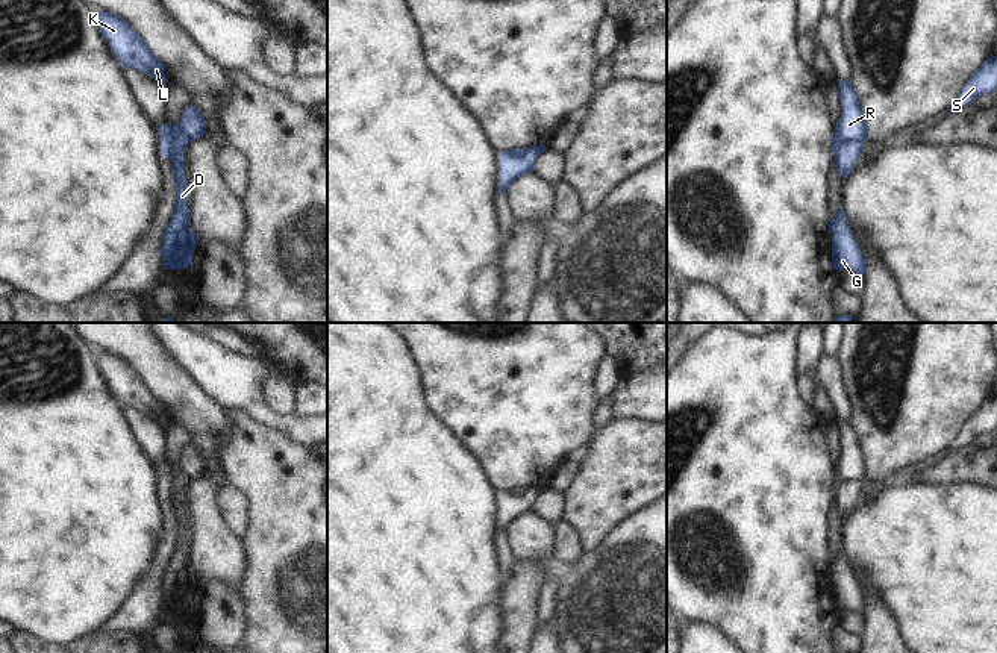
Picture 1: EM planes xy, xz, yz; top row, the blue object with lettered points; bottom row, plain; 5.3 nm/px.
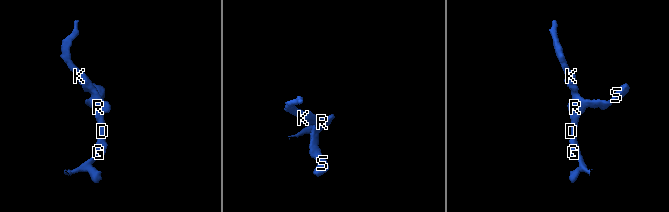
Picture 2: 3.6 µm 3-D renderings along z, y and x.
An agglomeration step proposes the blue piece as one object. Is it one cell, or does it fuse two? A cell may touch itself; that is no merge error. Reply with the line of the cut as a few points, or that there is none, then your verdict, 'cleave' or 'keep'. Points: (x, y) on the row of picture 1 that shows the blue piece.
cut yz (862, 140), (844, 141), (834, 155); cleave

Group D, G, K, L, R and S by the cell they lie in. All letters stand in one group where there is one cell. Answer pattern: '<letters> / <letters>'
D G / K L R S

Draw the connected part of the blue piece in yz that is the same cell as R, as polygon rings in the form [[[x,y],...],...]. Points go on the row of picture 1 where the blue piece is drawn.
[[[838,79],[841,115],[835,124],[832,153],[849,141],[867,141],[870,127],[859,95],[850,80]]]

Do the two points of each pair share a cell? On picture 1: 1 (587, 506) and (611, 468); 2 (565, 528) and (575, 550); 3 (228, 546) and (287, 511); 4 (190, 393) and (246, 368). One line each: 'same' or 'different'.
1: same
2: same
3: different
4: different

